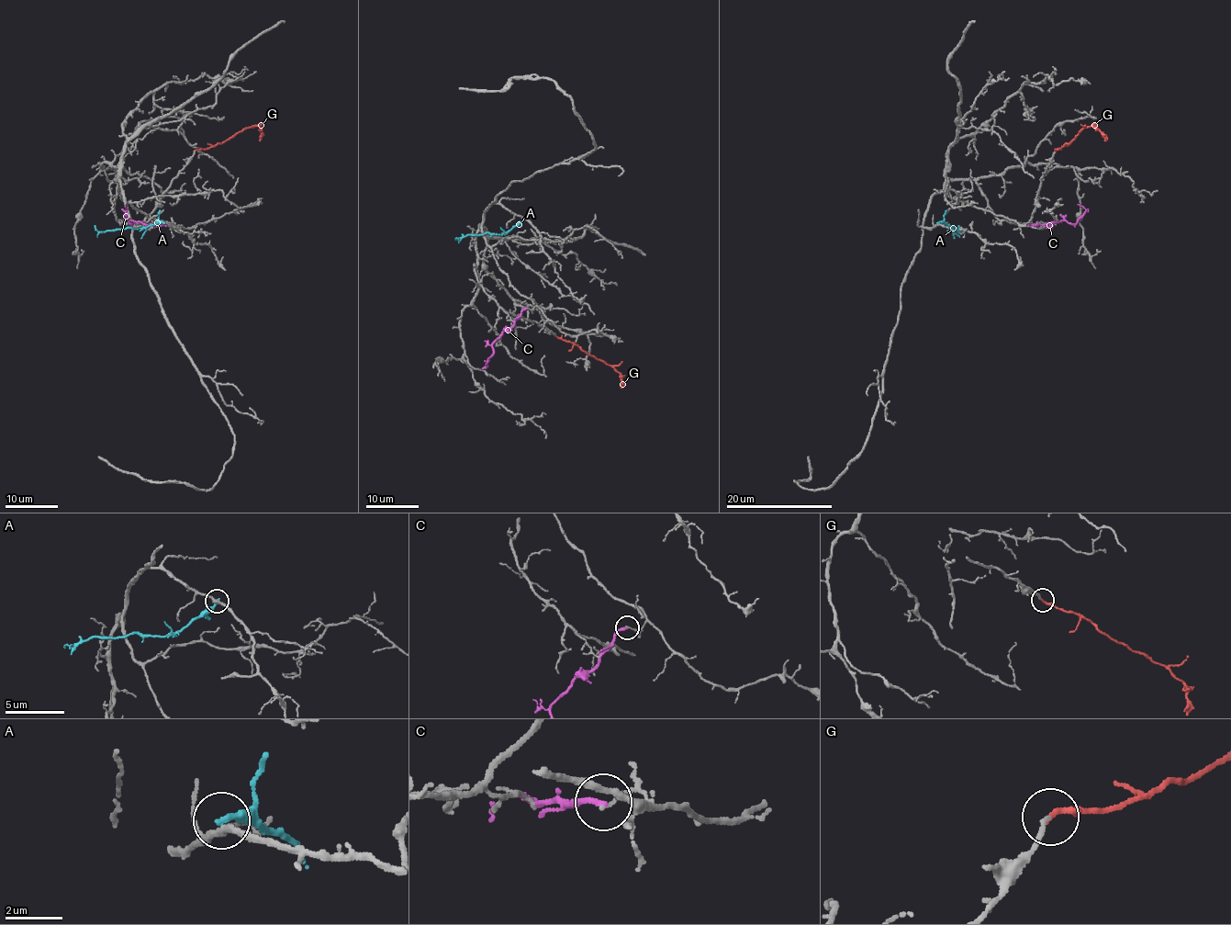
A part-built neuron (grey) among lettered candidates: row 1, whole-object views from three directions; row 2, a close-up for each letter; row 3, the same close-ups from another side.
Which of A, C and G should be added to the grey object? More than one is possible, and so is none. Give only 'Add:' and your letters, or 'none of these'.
Add: G

